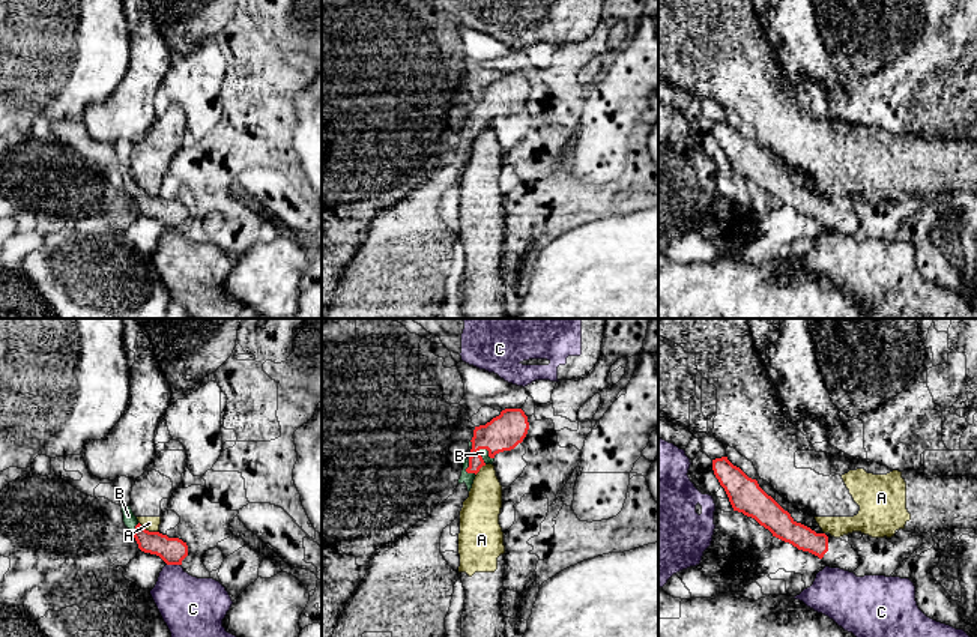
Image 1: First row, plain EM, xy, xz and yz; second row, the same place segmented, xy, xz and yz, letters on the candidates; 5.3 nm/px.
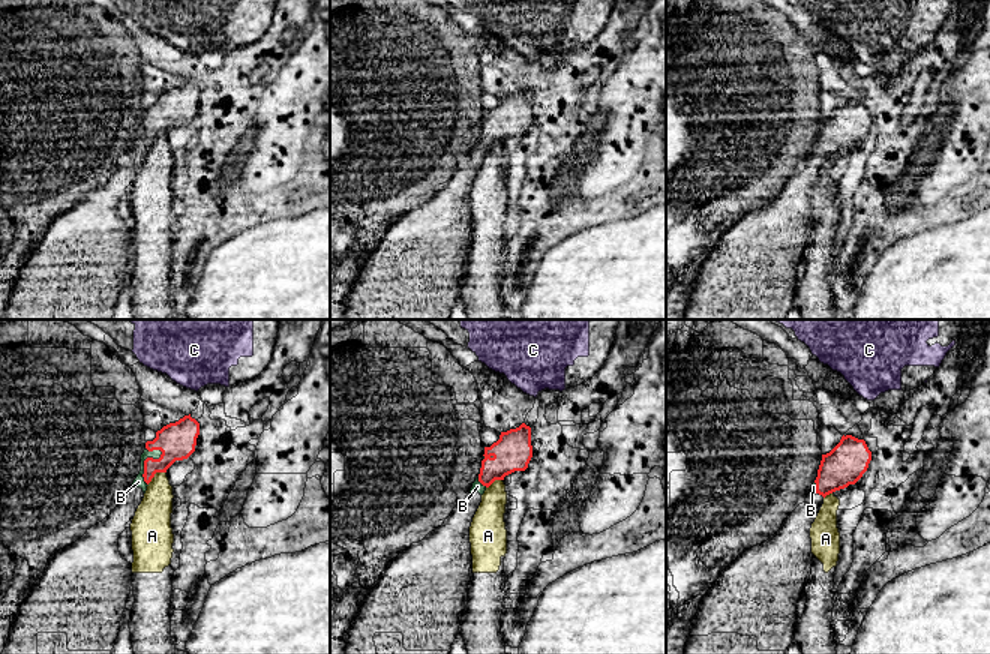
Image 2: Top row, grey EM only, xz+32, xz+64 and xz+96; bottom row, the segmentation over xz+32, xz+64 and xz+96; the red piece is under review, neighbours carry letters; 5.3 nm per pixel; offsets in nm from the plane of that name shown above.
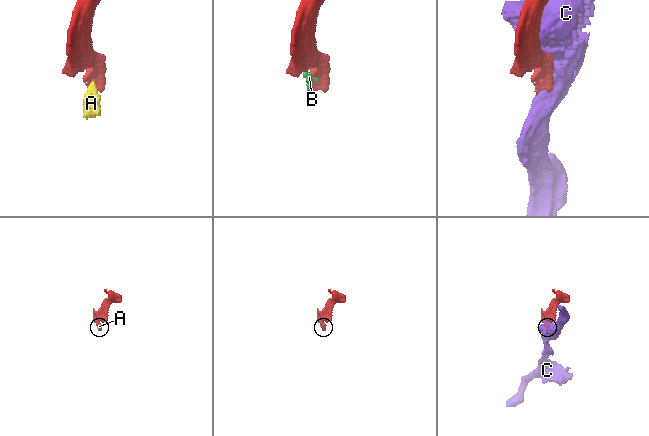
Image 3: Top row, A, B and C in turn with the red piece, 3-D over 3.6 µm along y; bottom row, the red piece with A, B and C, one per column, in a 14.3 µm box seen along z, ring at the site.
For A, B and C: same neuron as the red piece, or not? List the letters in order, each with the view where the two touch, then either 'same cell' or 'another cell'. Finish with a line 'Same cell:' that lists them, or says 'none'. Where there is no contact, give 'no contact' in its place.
A: contact in xy; another cell
B: contact in xz; same cell
C: contact in xy; another cell
Same cell: B

